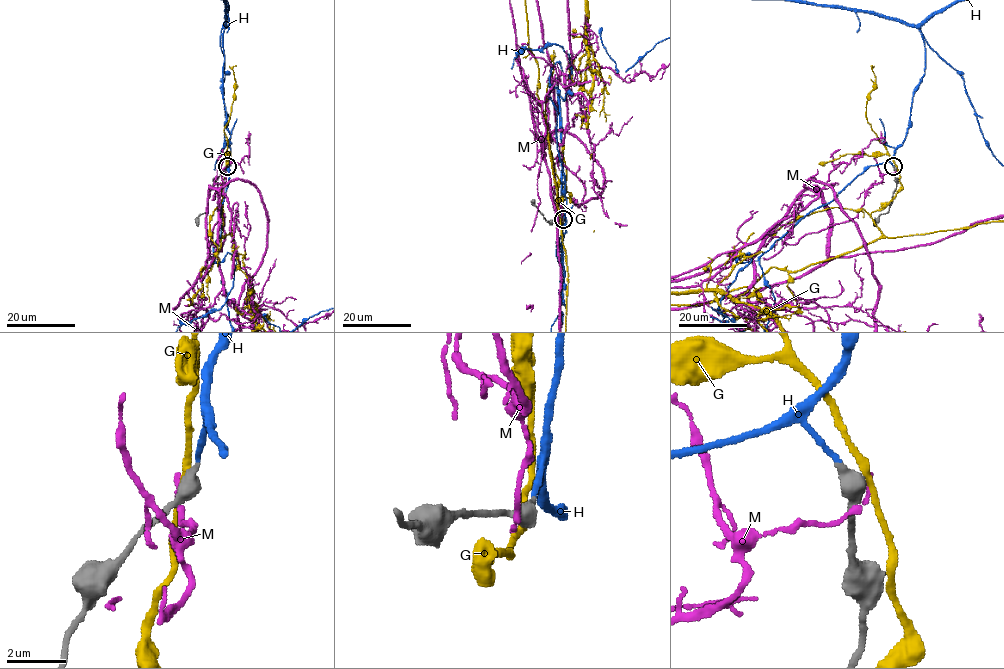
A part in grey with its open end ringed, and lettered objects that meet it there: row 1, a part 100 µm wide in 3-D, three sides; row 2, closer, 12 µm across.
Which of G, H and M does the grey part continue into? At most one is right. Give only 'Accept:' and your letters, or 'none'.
Accept: H

